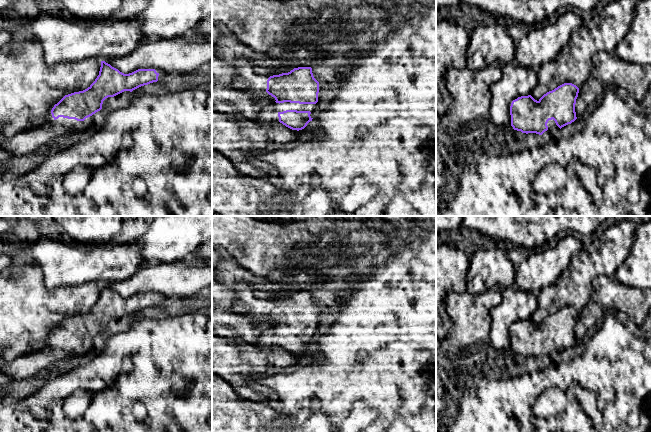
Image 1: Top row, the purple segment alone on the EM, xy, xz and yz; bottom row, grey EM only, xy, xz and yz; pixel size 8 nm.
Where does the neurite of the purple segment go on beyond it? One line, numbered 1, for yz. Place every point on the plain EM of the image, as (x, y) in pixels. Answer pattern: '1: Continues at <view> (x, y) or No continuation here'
1: No continuation here

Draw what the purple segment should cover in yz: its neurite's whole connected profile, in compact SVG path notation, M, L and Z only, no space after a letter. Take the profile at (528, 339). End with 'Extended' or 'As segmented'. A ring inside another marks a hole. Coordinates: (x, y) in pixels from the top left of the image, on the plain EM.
M564 307L538 325L531 319L518 321L510 330L511 350L522 357L542 359L548 354L548 345L553 343L561 353L577 343L575 328L578 317L576 309Z. As segmented

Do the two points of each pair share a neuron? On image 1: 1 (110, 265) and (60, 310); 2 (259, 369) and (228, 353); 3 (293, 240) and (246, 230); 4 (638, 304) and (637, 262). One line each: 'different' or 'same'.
1: different
2: same
3: same
4: different

